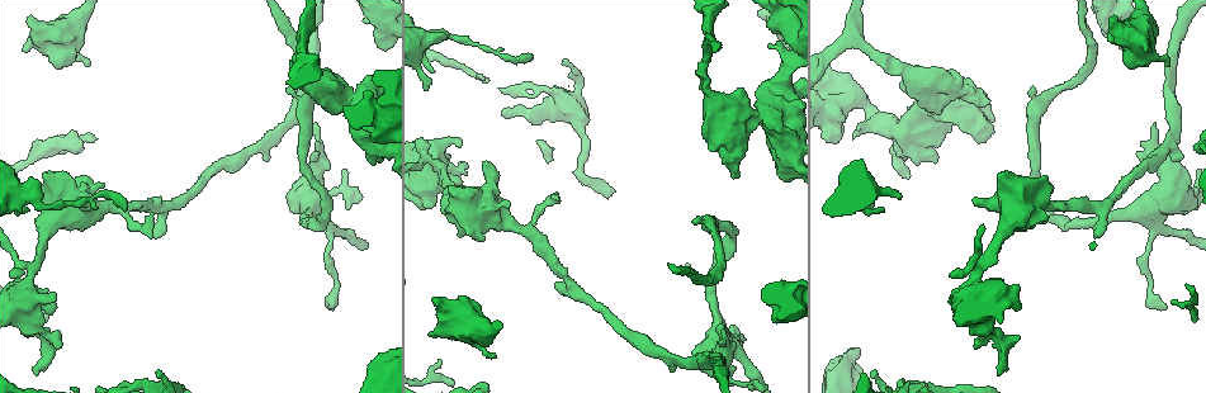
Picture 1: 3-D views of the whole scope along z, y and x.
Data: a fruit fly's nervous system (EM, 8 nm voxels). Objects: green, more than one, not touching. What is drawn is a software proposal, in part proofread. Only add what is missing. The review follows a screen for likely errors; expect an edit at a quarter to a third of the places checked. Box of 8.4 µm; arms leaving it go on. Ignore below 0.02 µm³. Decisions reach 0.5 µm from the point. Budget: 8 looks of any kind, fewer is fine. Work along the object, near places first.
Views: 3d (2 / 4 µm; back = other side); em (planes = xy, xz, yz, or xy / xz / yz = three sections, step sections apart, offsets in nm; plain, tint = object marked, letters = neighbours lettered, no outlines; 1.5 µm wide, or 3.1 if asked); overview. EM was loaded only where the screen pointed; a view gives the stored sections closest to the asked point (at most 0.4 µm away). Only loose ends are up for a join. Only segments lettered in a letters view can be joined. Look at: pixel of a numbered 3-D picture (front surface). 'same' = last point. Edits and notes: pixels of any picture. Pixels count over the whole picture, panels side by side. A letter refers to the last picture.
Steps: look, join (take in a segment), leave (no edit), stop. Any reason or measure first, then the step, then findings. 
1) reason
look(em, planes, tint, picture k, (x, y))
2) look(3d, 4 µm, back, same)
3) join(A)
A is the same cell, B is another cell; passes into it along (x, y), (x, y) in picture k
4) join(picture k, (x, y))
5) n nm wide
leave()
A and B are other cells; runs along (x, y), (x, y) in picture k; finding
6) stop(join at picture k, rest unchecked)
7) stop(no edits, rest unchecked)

branch stops here
look(em, planes, plain, picture 1, (561, 284))

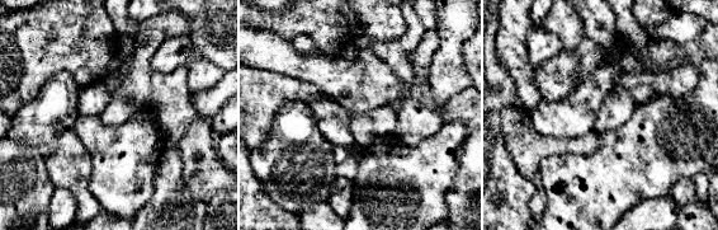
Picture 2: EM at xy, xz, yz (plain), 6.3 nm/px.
look(em, planes, tint, same)

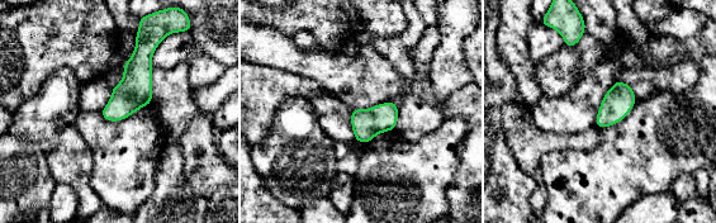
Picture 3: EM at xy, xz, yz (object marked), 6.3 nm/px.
what lies round it
look(em, planes, letters, same)

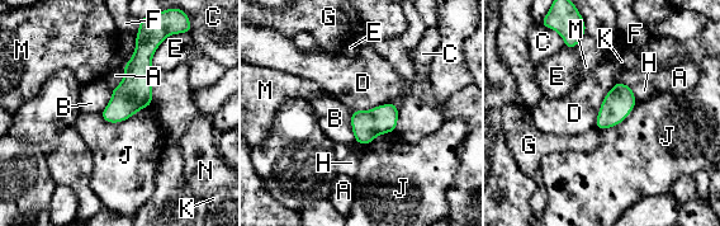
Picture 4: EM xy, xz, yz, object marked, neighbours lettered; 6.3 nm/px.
J touches over 340 nm
leave()
A, B, C, D, E, F, G, H, J, K, M and N are other cells; border along (616, 81), (602, 100), (595, 126) in picture 4; none of them fits

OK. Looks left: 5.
free end
look(em, planes, letters, picture 1, (998, 375))

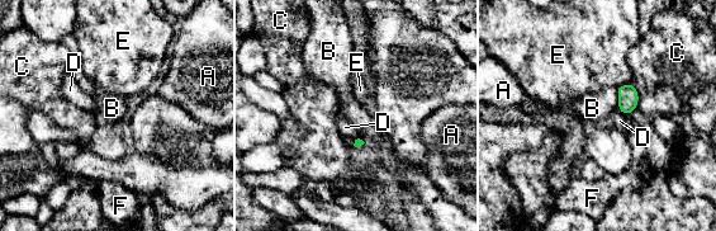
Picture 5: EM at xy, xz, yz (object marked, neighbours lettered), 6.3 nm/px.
C touches over 170 nm
leave()
A, B, C, D, E and F are other cells; border along (617, 109), (622, 113) in picture 5; no lettered segment goes on from it

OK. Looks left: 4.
branch stops here
look(em, xz, step 8, letters, picture 1, (974, 198))

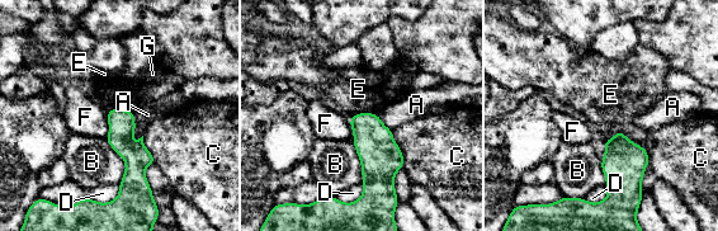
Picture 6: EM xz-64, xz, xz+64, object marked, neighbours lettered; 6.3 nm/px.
170 nm wide; B touches over 300 nm
leave()
A, B, C, D, E, F and G are other cells; no lettered segment goes on from it

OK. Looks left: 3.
stop(no edits, rest unchecked)

